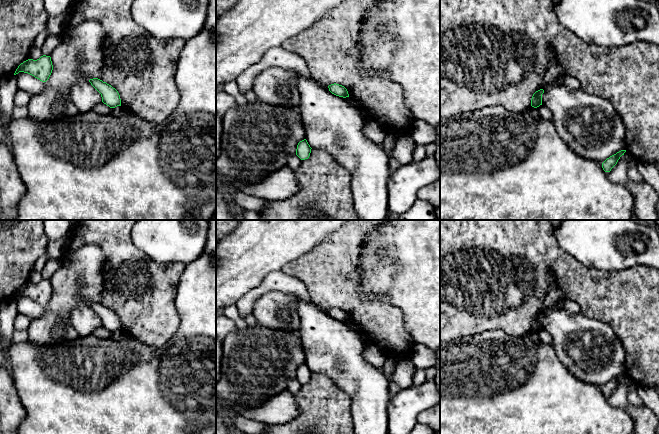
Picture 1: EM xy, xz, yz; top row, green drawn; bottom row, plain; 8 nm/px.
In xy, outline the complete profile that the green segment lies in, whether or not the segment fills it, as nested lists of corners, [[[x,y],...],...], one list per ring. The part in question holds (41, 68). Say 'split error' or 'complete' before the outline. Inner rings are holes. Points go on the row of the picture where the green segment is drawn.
complete; [[[43,55],[37,60],[28,59],[21,63],[16,69],[14,75],[19,72],[28,73],[42,82],[46,82],[53,70],[50,56]]]

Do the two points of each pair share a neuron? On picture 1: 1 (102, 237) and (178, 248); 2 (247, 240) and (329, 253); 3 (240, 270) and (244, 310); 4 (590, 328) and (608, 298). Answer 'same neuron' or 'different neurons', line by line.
1: different neurons
2: different neurons
3: different neurons
4: different neurons

